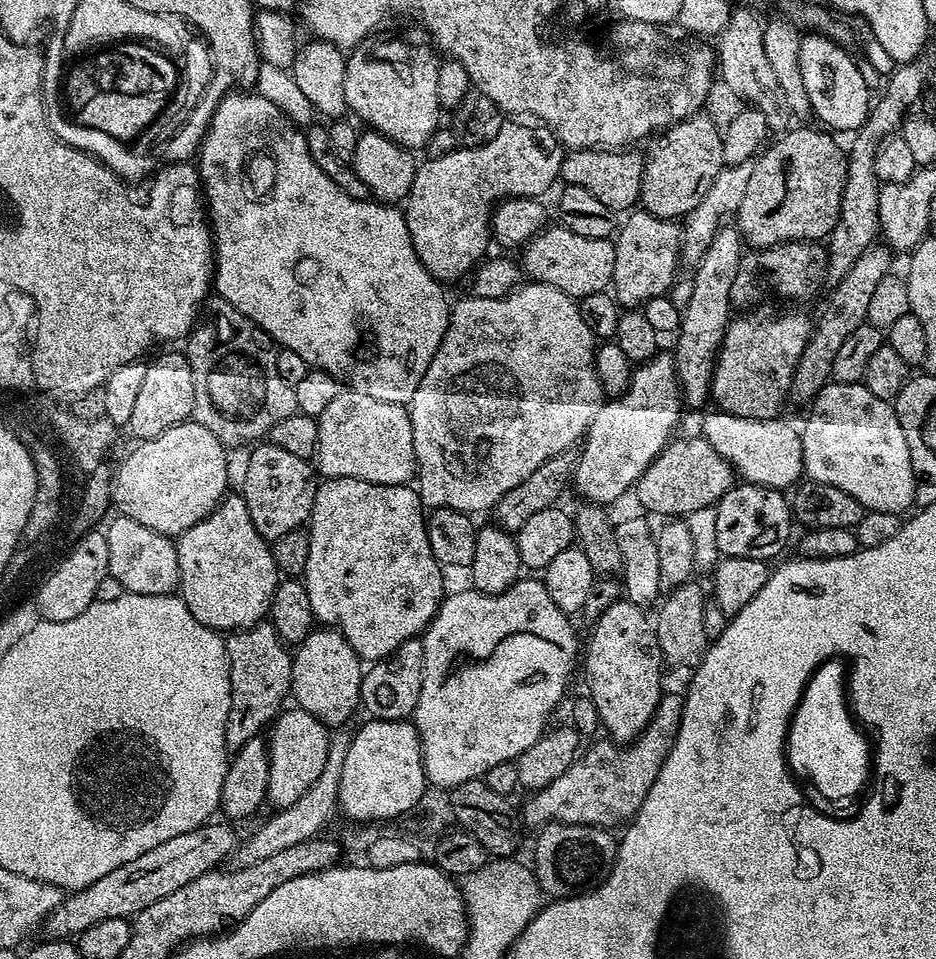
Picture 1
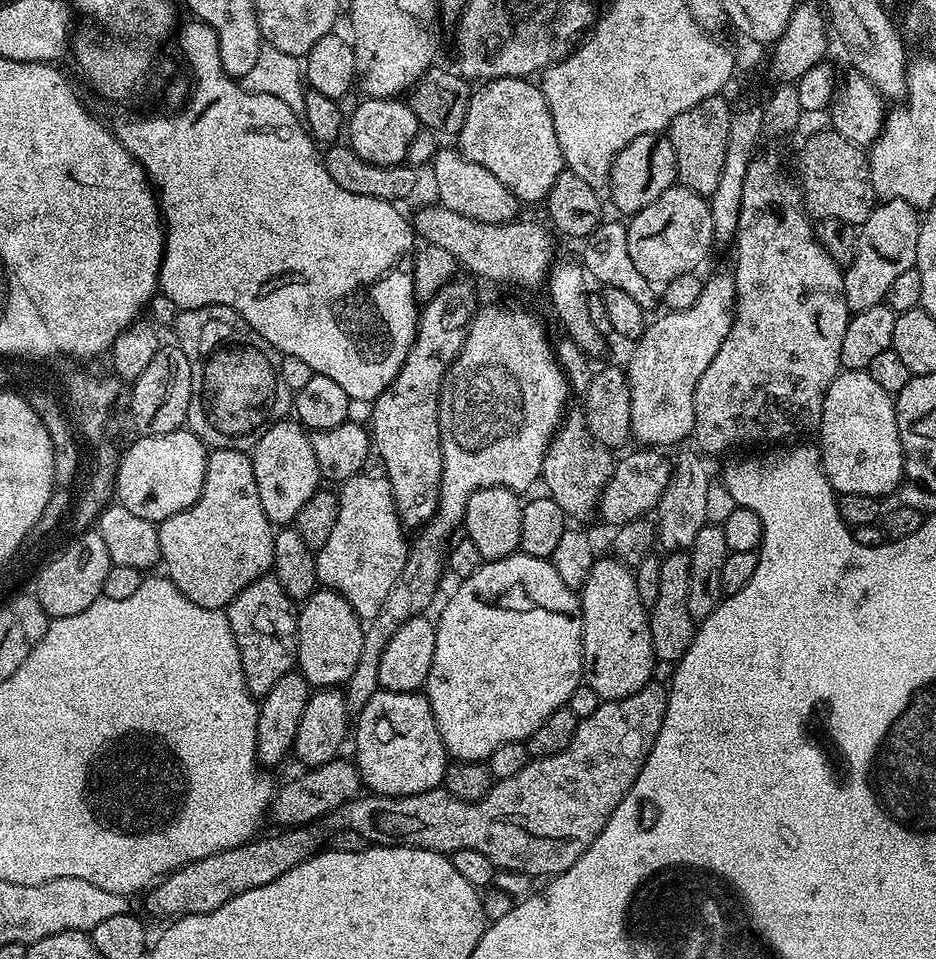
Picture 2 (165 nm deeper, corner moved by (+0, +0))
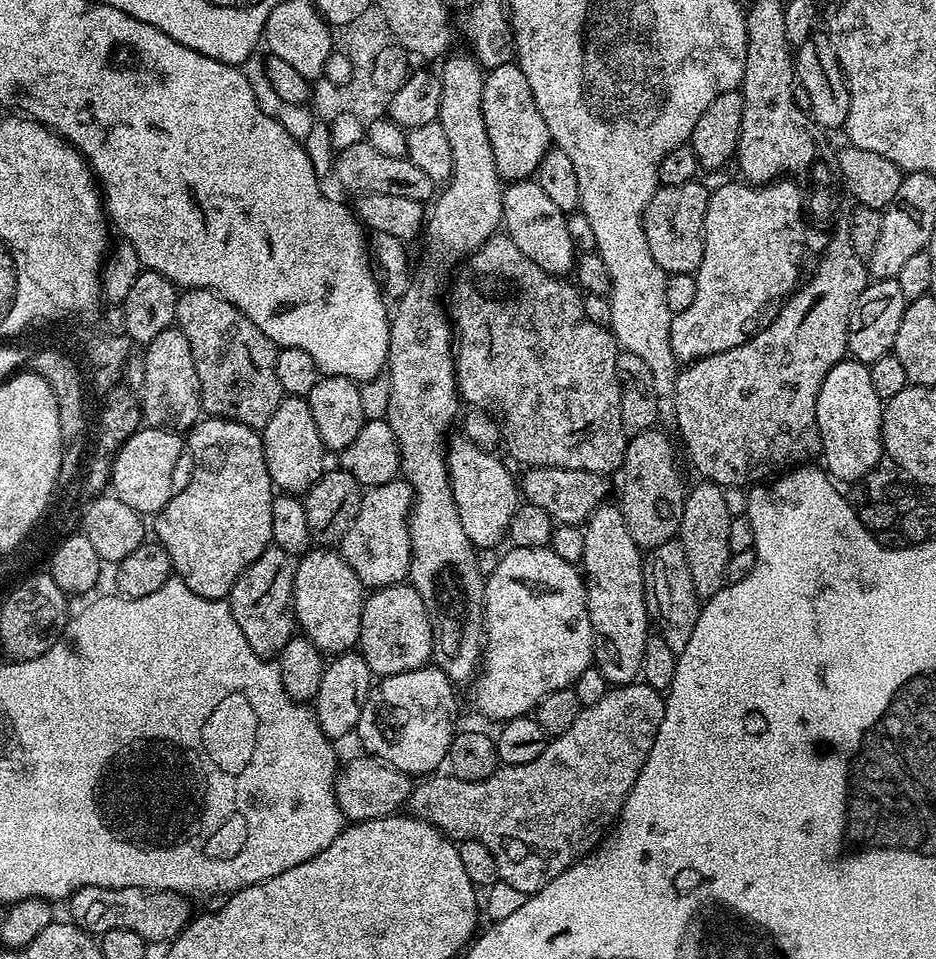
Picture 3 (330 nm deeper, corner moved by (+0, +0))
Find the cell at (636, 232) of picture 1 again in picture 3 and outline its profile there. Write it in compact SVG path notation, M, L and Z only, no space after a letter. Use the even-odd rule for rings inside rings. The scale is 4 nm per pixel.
M691 180L682 186L669 184L657 188L654 198L644 211L644 229L646 243L650 246L650 254L654 254L654 262L665 274L695 273L702 262L704 253L704 223L706 222L706 206L710 192L700 182Z

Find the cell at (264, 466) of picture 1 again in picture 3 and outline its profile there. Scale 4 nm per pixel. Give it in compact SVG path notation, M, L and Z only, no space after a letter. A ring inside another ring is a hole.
M285 395L278 402L270 422L262 430L266 470L272 479L273 489L284 494L303 494L318 478L324 475L326 449L322 438L318 438L318 426L314 426L314 414L303 396Z

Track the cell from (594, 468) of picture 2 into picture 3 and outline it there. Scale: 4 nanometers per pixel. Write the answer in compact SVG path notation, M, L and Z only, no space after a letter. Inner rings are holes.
M507 234L491 236L477 252L465 259L459 265L460 277L452 288L452 308L450 304L450 319L454 325L458 343L454 348L456 357L456 386L460 390L461 401L476 410L483 410L498 418L502 425L502 440L508 443L508 452L528 468L591 468L593 470L619 469L624 462L624 451L627 450L629 437L622 426L620 413L620 379L616 373L616 354L618 345L615 336L608 328L598 326L586 318L584 296L578 291L575 283L559 276L551 276L538 266Z

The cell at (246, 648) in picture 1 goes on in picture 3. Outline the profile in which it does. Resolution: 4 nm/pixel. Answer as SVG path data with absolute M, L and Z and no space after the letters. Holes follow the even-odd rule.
M270 546L234 582L226 599L234 622L238 622L238 630L246 634L246 642L250 642L250 650L265 658L279 657L280 651L290 642L297 631L296 611L292 609L292 583L296 565L294 557L286 550Z

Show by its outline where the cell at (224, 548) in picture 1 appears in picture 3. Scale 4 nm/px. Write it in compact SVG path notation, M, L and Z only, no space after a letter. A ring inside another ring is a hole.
M204 418L192 425L186 436L186 452L192 455L192 473L188 476L188 481L184 484L184 489L177 491L168 499L166 506L161 512L155 513L156 520L156 536L155 539L164 547L166 554L170 554L170 562L172 563L173 573L184 583L187 588L194 590L194 594L198 594L207 600L222 600L231 592L234 582L238 582L240 575L246 570L246 566L250 566L250 562L254 562L254 558L258 558L258 554L262 554L272 544L272 531L270 530L270 510L272 509L272 497L274 489L272 479L266 470L266 458L264 457L264 441L261 433L254 428L247 428L245 424L239 424L233 420L218 420L215 418Z

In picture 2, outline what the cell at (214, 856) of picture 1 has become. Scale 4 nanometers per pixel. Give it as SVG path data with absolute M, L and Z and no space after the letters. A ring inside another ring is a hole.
M337 758L322 766L305 771L305 776L296 776L289 784L279 785L270 805L271 819L276 819L280 826L307 826L323 821L334 810L357 799L362 792L360 772L351 759Z

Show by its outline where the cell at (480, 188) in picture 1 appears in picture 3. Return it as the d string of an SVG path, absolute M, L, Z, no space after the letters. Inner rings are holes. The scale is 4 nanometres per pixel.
M519 63L503 64L485 75L482 86L482 116L486 118L486 134L490 134L490 146L494 149L494 162L498 166L501 181L511 182L535 177L542 158L553 147L552 135L538 110L538 102L534 102L530 82L526 82L526 74L522 74Z

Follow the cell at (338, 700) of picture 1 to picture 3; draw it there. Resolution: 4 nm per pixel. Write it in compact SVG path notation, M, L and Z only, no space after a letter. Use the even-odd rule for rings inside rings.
M316 546L304 553L295 561L296 573L292 583L292 609L296 611L296 623L299 631L318 646L318 650L325 654L339 654L351 652L360 643L362 630L362 610L366 589L361 584L358 574L350 570L348 563L339 551L329 550L324 546Z

